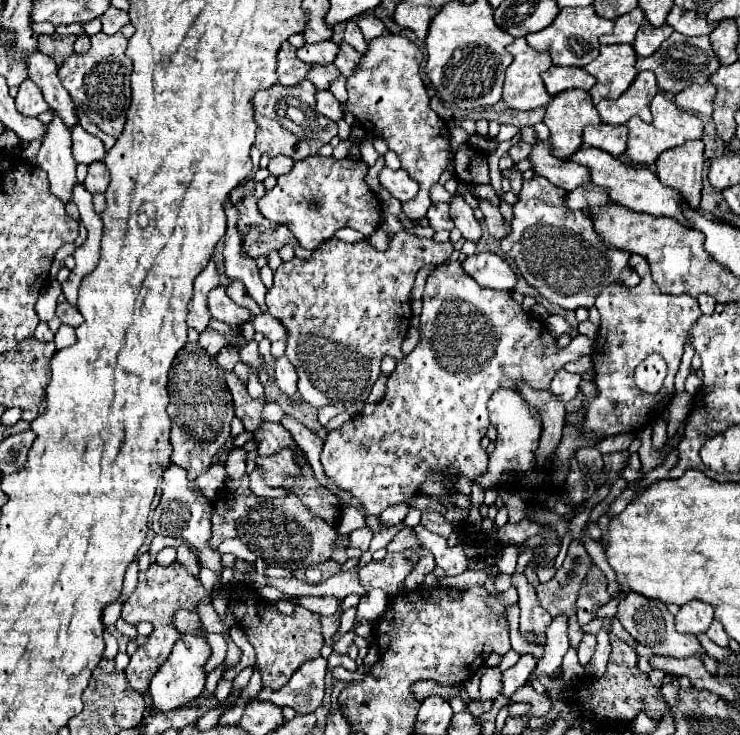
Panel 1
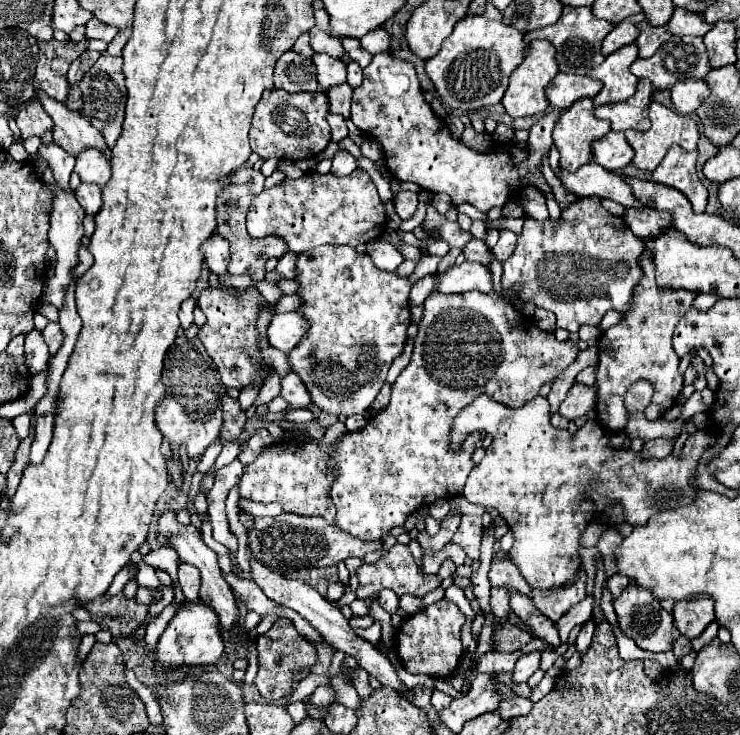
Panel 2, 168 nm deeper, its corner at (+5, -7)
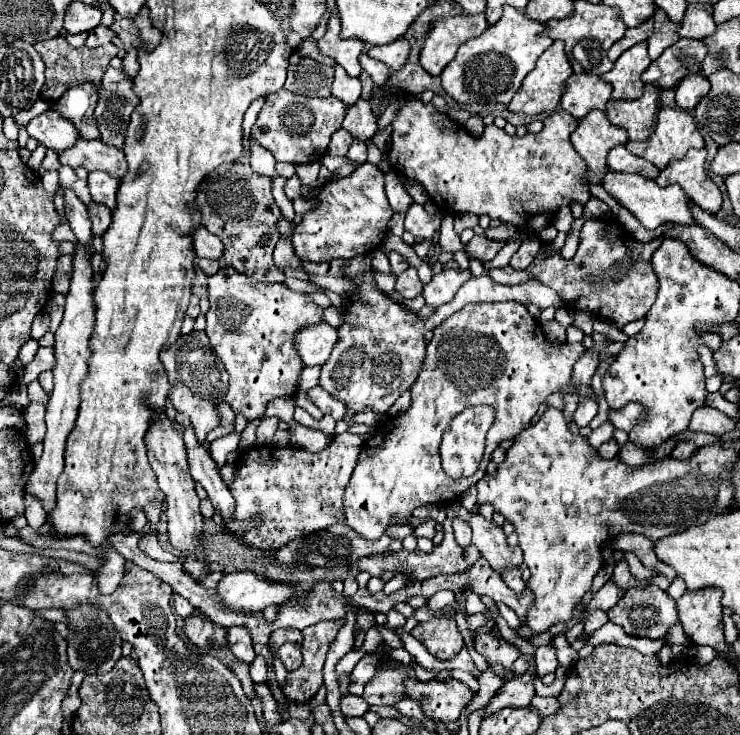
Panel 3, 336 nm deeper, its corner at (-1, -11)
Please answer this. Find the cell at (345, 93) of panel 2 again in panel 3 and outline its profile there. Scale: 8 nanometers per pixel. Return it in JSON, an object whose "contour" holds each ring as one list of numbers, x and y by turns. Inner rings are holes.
{"contour":[[359,101,355,107,347,109,343,129,349,131,357,141,367,141,377,133,377,117,371,113,369,101]]}

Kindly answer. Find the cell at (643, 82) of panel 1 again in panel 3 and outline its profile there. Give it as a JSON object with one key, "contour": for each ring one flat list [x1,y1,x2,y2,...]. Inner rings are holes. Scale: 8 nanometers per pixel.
{"contour":[[645,85,645,93,635,101,615,101,607,103,607,117,613,125,629,131,631,141,645,141,657,123,659,111,659,89,655,85]]}

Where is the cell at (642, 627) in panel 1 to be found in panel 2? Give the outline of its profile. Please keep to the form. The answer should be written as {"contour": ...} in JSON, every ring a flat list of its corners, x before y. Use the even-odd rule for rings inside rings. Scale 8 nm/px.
{"contour":[[625,587,625,591,613,601,617,619,619,619,619,629,623,635,631,637,641,649,651,651,651,653,665,653,671,651,673,641,679,637,679,631,673,625,673,615,667,613,649,591,641,591,639,587]]}

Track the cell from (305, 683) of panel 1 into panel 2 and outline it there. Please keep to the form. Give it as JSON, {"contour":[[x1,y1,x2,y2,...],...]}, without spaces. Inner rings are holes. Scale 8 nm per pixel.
{"contour":[[321,685,321,687,317,687,309,697,303,699,303,705,305,705,305,707,317,707,317,709,321,709,321,707,327,707,329,703,333,703,333,701,335,701,335,691,333,691,333,687]]}

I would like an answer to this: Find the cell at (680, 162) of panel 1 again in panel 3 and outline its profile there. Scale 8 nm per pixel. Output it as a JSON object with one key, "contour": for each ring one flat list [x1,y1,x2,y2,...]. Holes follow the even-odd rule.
{"contour":[[689,149,683,161,669,163,669,167,661,171,657,183,663,187,679,183,701,209,717,213,723,205,723,197,717,183,705,171,705,157,705,149]]}

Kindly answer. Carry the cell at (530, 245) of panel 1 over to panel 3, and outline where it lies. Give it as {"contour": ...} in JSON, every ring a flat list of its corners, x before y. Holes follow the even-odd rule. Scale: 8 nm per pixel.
{"contour":[[589,219,581,229,581,249,577,249,573,259,565,261,559,253,553,257,539,253,535,263,527,267,527,273,535,275,543,285,555,289,565,299,567,307,611,319,621,329,629,321,643,319,657,299,659,281,651,267,651,257,659,249,661,241,663,239,641,243,631,235,627,237,621,223,613,219]]}

